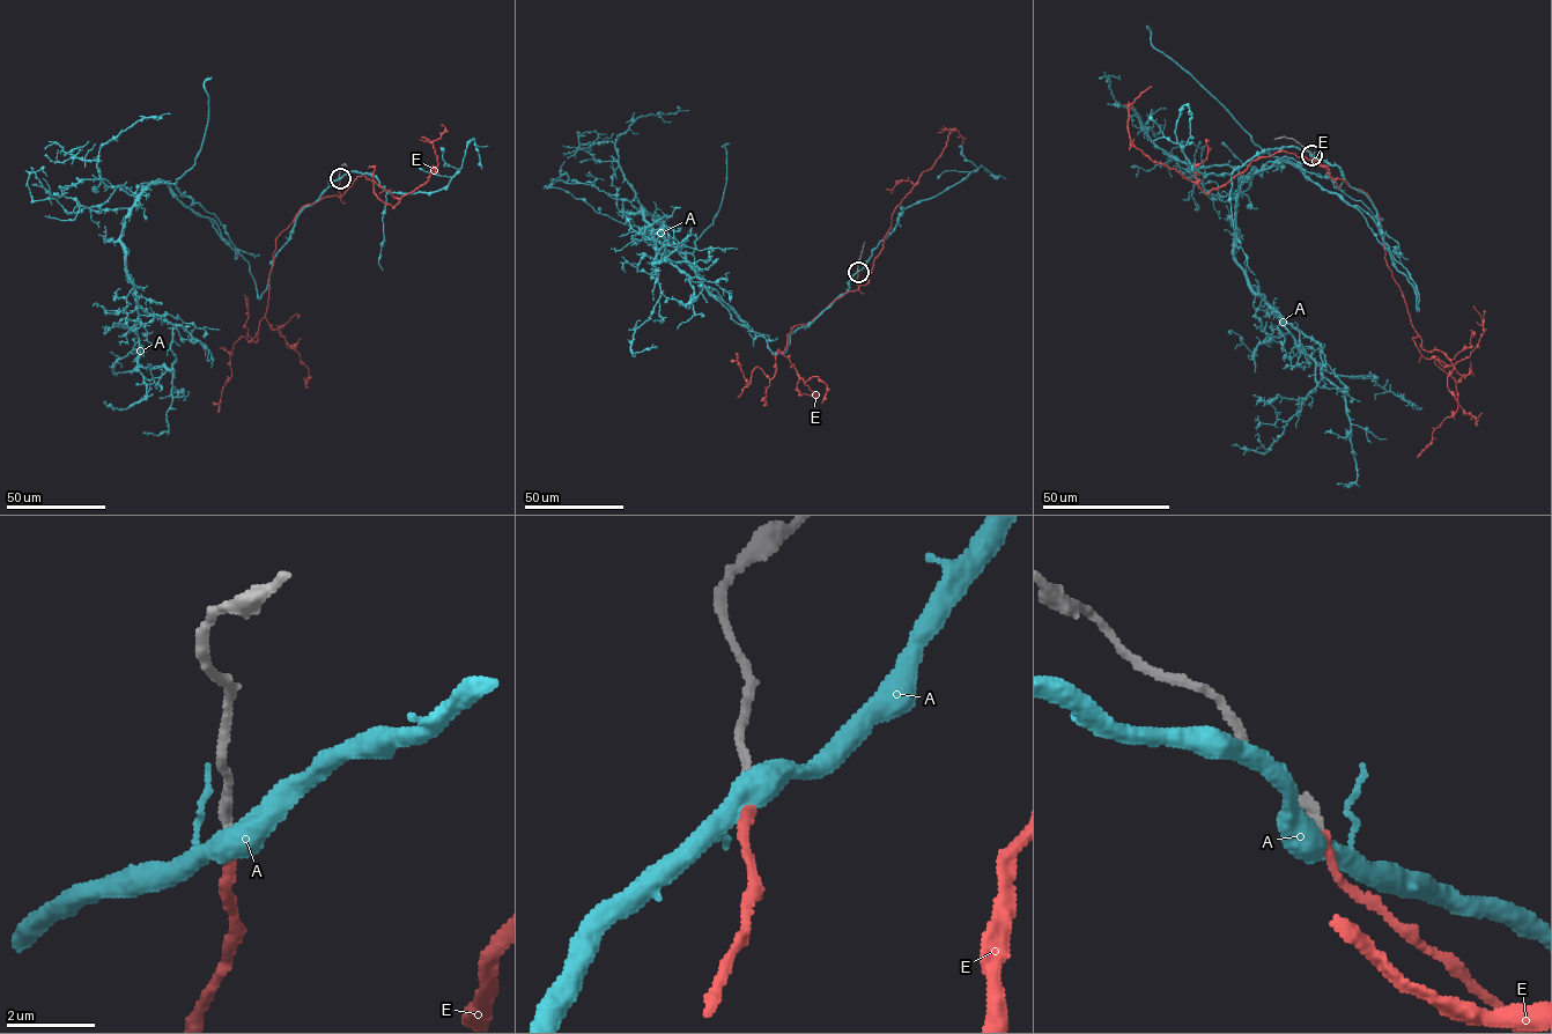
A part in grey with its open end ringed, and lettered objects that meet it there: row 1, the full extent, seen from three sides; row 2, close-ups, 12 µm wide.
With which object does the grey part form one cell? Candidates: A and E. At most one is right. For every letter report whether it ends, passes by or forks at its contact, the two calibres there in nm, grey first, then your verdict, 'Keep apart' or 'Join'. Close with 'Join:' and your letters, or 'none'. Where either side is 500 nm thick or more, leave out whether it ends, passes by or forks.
A: Thickness 240 nm (grey) against 550 nm. Keep apart
E: It ends there. Thickness 240 nm (grey) against 190 nm. Join
Join: E

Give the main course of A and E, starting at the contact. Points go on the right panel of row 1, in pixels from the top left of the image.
A: (1312, 155), (1418, 293), (1372, 218), (1291, 162), (1241, 186), (1235, 263), (1345, 397), (1357, 481), (1337, 484)
E: (1312, 155), (1334, 179), (1368, 196), (1414, 346), (1450, 366), (1435, 363), (1455, 382), (1457, 410), (1417, 457)

